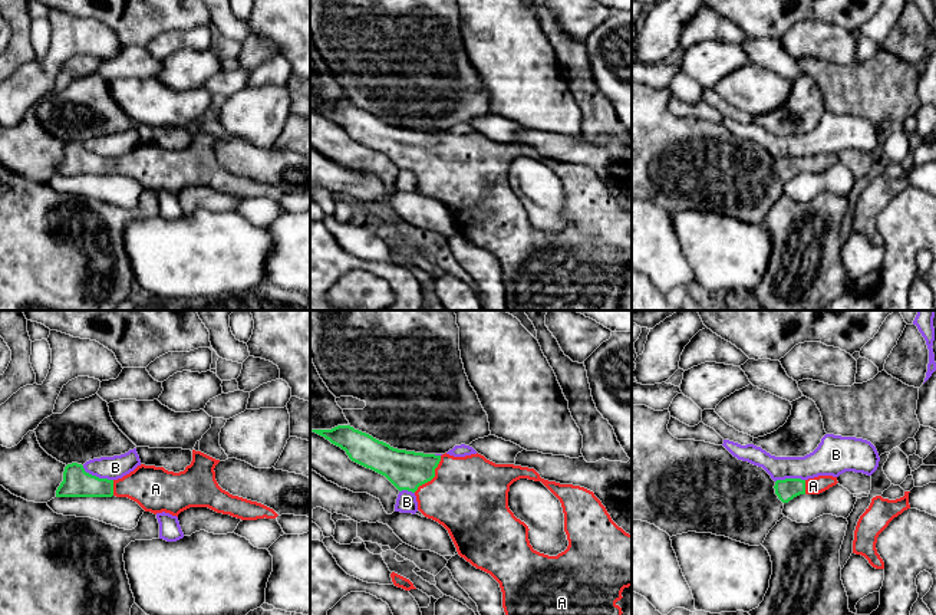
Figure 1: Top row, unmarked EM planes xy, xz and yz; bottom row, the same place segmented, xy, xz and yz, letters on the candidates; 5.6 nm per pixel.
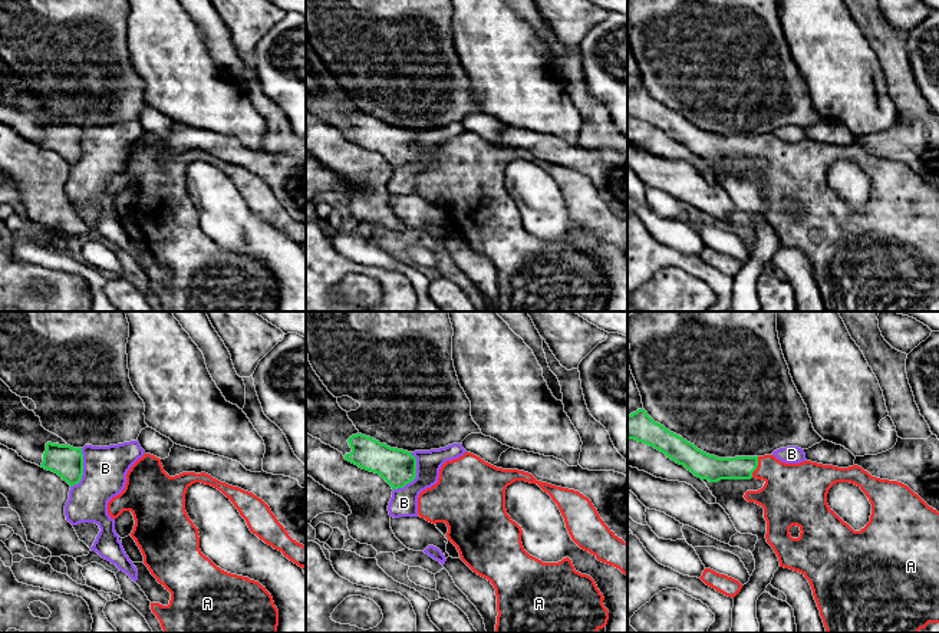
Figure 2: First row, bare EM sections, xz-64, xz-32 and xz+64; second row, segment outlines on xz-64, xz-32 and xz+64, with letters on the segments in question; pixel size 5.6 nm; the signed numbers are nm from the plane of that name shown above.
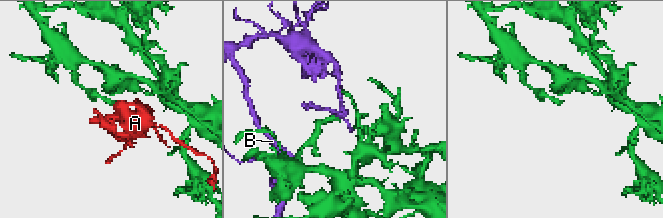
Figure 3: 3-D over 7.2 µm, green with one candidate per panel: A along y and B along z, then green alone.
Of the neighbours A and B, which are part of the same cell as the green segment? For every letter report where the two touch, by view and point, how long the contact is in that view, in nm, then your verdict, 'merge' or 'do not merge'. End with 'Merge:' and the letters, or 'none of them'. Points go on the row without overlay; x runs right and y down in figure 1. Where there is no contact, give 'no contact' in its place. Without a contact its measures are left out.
A: meets green in xz at (434, 154); contact 260 nm long; merge
B: meets green in xy at (95, 154); contact 190 nm long; do not merge
Merge: A

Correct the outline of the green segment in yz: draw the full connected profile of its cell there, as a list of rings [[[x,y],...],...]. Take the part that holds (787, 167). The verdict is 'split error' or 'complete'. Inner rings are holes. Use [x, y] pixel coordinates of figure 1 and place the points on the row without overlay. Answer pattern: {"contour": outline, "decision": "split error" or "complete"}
{"contour": [[[818,154],[808,158],[785,157],[777,158],[774,167],[778,177],[782,181],[788,181],[800,172],[820,172],[837,161],[837,155],[833,154]]], "decision": "split error"}

